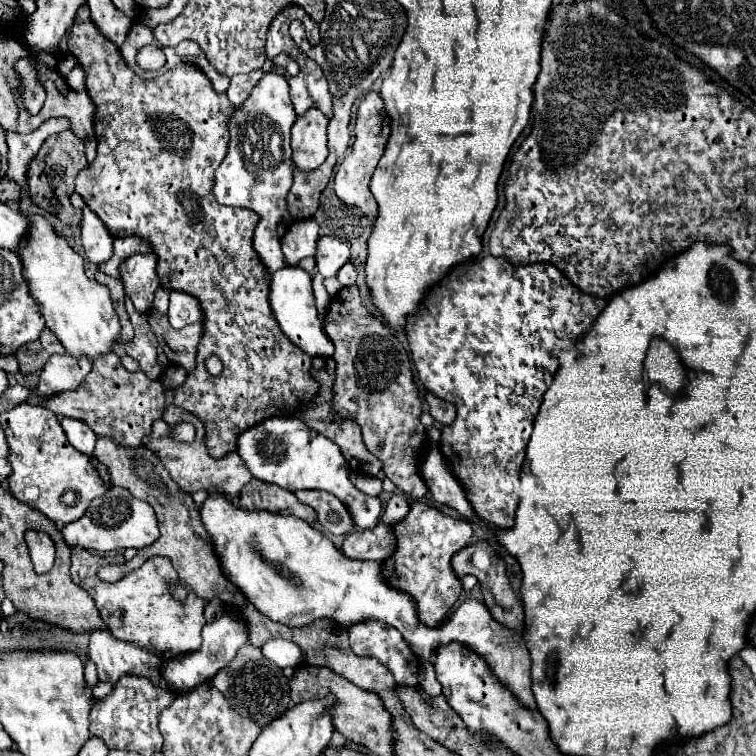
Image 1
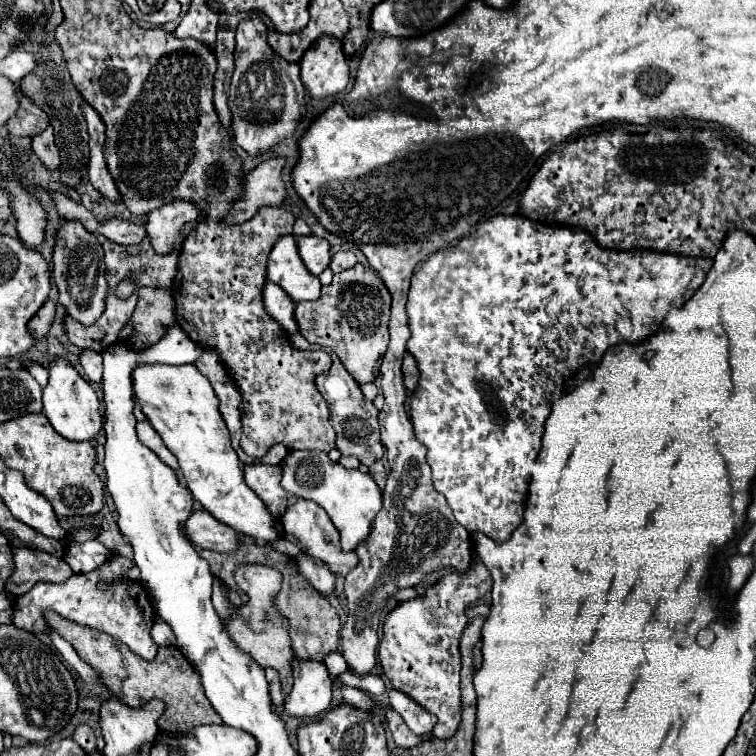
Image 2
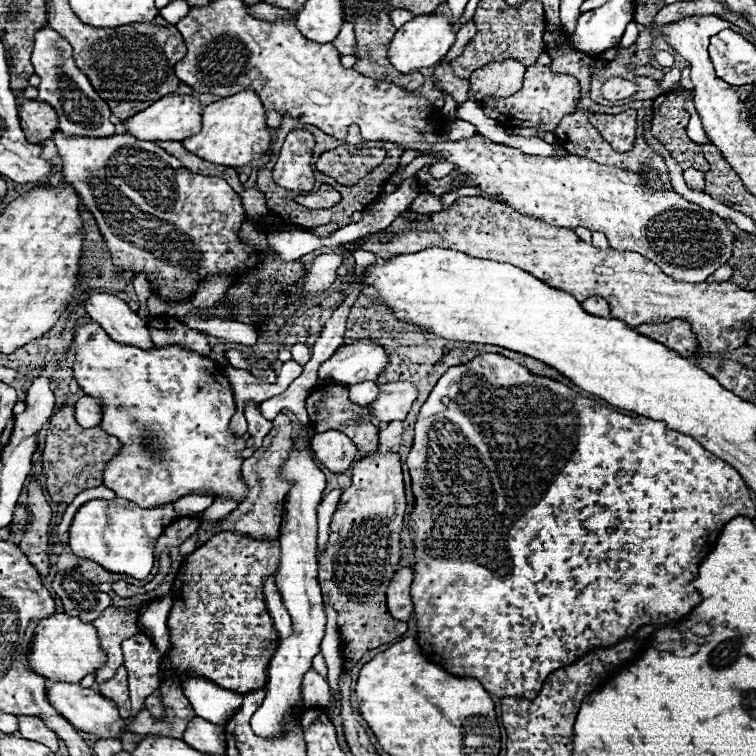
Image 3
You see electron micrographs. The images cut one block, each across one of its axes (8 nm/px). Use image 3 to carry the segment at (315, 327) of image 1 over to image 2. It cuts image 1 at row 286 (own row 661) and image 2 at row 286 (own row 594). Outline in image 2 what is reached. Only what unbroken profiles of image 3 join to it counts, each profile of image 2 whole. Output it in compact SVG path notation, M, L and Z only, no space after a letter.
M292 234L280 236L268 258L268 280L282 286L282 290L294 300L318 300L320 298L320 280L310 274L298 256L296 238Z

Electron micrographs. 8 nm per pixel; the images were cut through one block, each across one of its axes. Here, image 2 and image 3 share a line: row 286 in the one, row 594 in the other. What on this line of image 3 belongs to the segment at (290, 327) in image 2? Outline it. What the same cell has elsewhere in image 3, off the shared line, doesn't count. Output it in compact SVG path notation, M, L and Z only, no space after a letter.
M274 572L272 576L268 576L268 580L264 582L263 592L264 598L266 598L268 612L270 612L272 620L274 620L276 630L280 632L280 638L290 636L290 632L292 632L290 614L288 614L288 610L286 610L286 608L284 608L284 604L282 604L280 592L276 592L276 572Z

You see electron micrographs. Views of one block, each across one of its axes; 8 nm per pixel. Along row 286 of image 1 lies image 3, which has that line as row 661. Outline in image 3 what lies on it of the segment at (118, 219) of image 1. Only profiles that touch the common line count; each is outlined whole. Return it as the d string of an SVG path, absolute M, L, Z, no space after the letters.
M218 532L206 544L186 556L172 584L174 606L168 616L172 650L168 656L164 656L164 662L160 666L160 678L178 678L186 670L190 674L204 676L226 690L234 690L236 694L264 688L268 662L278 648L278 634L266 610L262 584L278 568L278 560L278 540L254 540L230 532Z

